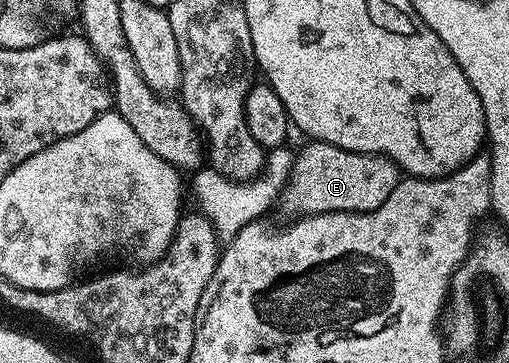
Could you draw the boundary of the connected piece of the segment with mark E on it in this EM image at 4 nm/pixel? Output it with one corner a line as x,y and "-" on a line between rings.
307,142
303,153
292,165
292,171
285,190
285,196
291,199
291,204
303,214
317,212
372,212
393,194
393,190
401,179
401,169
398,164
387,156
375,156
371,152
350,152
341,150
341,146

